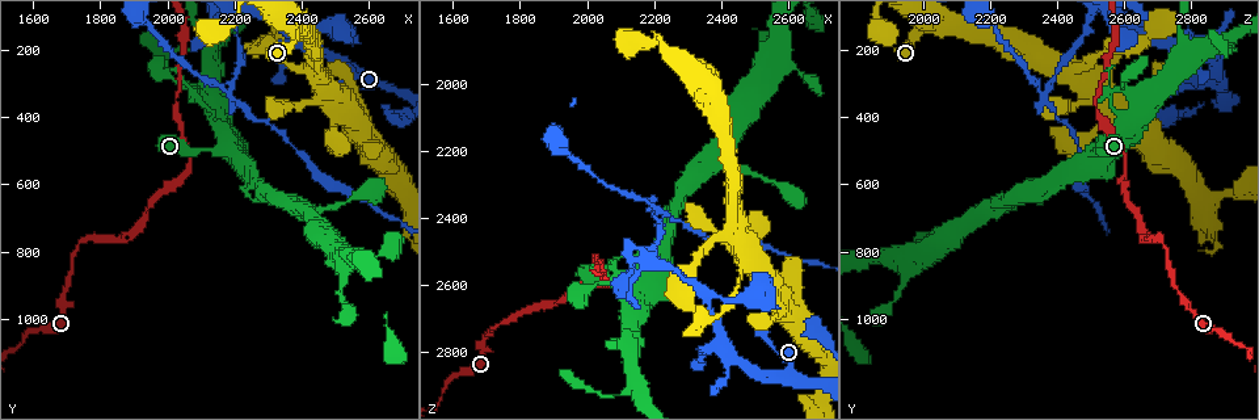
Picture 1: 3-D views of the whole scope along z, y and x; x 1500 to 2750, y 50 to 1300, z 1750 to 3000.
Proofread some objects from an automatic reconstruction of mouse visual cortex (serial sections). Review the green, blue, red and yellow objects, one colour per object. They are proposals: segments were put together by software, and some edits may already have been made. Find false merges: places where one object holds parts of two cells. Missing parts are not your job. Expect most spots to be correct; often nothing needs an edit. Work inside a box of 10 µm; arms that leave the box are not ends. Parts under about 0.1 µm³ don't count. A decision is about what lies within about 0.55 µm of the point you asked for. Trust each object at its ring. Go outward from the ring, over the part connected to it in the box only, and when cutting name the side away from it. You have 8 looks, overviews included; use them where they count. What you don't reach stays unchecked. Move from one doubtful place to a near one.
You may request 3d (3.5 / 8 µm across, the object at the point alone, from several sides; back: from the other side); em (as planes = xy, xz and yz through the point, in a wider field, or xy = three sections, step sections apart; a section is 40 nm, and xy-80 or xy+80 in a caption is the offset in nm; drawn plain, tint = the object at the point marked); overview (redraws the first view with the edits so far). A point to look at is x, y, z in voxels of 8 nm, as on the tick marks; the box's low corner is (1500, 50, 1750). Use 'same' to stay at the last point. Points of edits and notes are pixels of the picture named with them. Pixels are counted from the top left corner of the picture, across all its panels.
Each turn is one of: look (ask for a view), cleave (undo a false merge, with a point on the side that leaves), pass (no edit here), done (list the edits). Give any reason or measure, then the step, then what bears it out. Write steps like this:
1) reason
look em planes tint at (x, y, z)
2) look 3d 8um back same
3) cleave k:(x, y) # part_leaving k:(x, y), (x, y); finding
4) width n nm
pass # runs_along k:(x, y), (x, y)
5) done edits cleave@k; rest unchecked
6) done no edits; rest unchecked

sudden change in width
look 3d 3.5um at (2080, 310, 2590)

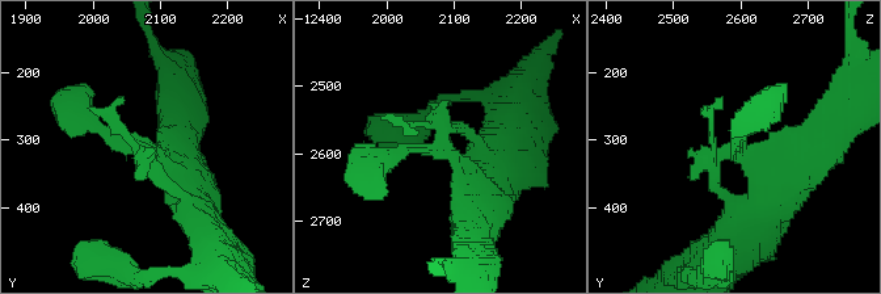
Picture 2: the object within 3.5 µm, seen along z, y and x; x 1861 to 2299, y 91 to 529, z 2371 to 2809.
now the EM
look em xy step 5 tint at (2075, 315, 2590)

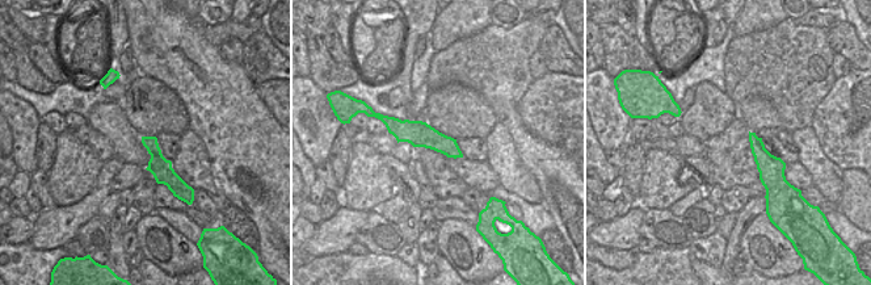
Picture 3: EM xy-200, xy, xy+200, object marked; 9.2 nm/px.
pass # runs_along 2:(194, 208), (154, 151), (78, 110); all the same cell

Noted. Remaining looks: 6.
three arms meet
look 3d 3.5um at (2440, 250, 2430)

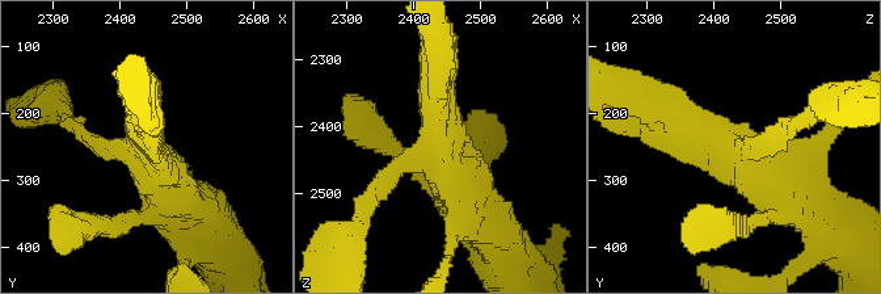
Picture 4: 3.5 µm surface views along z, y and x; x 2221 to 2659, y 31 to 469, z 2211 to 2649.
arms 3; arm_widths 150, 400, 600 nm; now the EM
look em xy step 1 tint at (2445, 255, 2435)

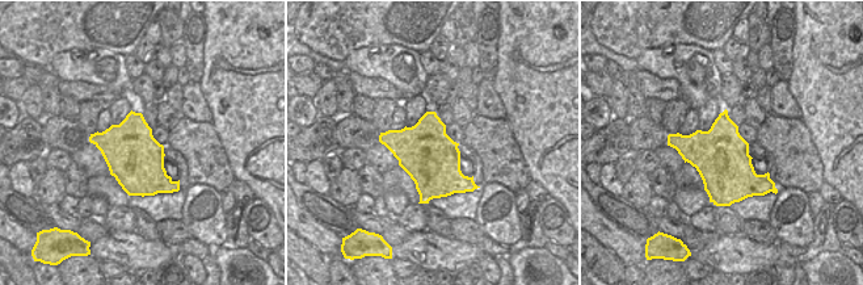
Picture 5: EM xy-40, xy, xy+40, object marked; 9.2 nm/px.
pass # runs_along 4:(661, 110), (723, 139), (796, 200); one cell here

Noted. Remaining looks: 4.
sharp bend
look 3d 3.5um at (1740, 770, 2720)

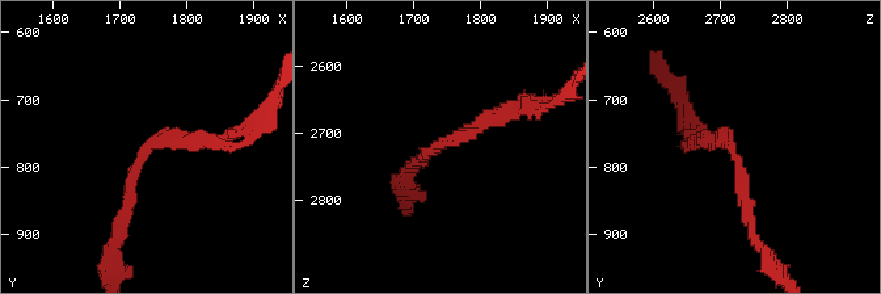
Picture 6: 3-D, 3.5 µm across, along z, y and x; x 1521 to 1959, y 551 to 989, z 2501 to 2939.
arm_widths 150, 200 nm; shape alone is not enough
look em xy step 2 tint at (1745, 765, 2720)

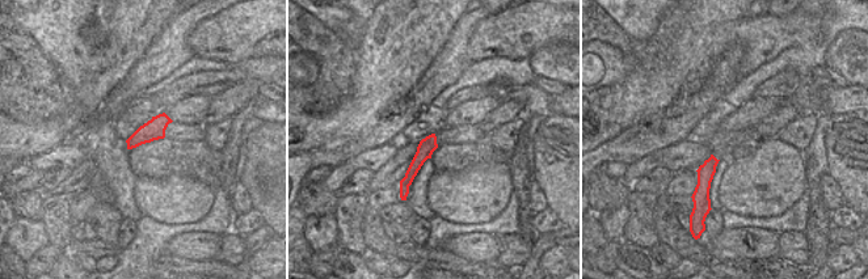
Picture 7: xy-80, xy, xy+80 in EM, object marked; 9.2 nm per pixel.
another direction
look em planes tint same

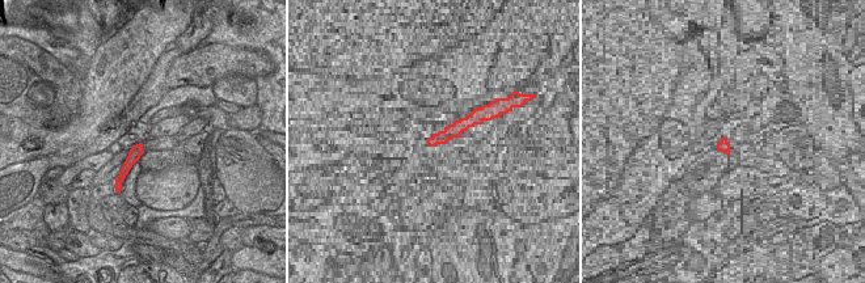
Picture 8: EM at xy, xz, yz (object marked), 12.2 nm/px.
pass # runs_along 6:(121, 221), (148, 145), (224, 145); continuous, no second cell

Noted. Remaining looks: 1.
done no edits; rest unchecked

